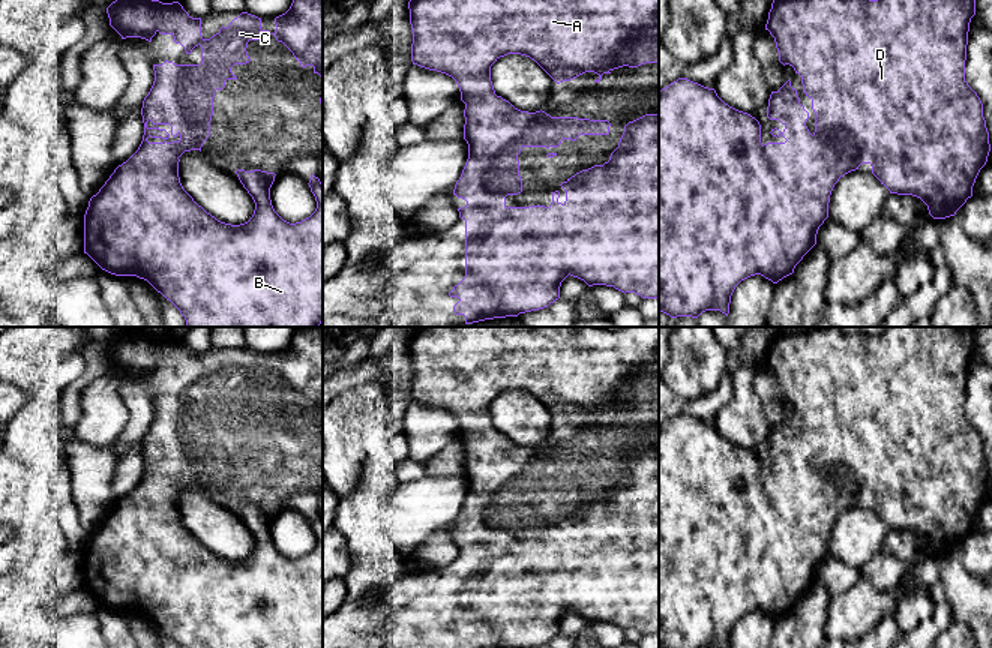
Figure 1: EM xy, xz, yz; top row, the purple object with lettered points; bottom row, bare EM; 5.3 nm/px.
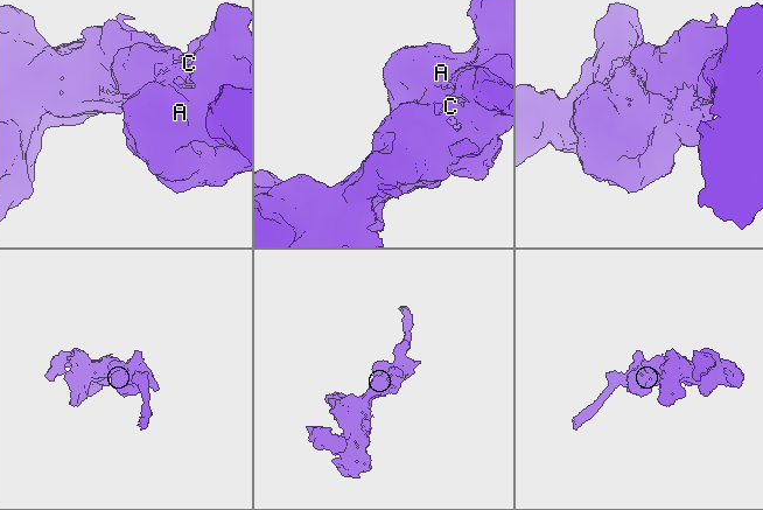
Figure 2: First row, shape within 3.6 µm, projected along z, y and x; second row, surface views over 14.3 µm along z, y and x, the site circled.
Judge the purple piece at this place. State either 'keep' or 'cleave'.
keep

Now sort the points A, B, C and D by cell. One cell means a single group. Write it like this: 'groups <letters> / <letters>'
groups A B C D

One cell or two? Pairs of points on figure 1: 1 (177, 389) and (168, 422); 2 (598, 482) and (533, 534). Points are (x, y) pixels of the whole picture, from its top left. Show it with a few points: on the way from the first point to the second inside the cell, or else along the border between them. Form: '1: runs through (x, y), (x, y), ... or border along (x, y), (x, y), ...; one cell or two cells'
1: runs through (176, 396), (176, 414); one cell
2: runs through (581, 486), (550, 518); one cell

